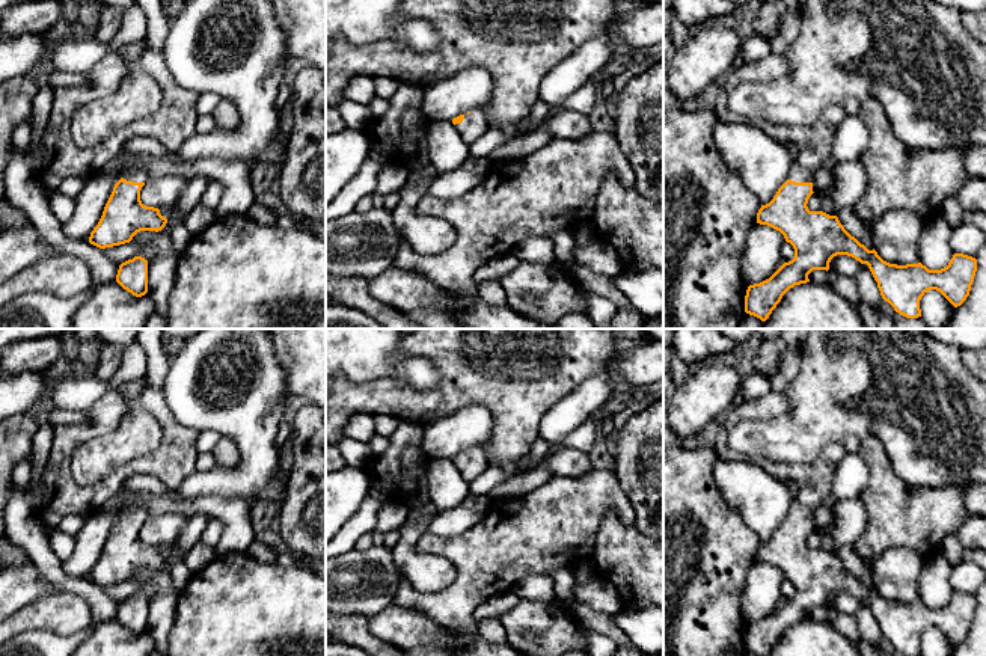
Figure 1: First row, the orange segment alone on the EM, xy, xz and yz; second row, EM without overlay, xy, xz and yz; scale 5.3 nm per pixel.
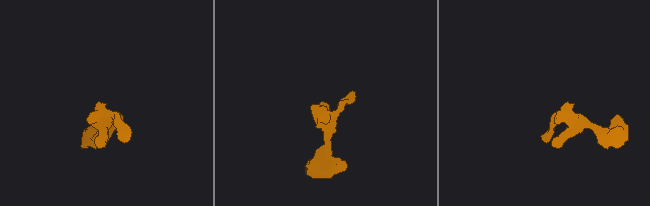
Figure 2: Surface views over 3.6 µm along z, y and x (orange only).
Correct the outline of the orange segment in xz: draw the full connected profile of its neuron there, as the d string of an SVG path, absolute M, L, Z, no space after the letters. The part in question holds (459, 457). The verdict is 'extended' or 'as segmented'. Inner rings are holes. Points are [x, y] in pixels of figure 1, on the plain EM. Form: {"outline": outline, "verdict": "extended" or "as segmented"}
{"outline": "M473 448L452 457L461 477L469 483L487 471L487 458L482 449Z", "verdict": "extended"}

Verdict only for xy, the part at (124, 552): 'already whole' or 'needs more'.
needs more

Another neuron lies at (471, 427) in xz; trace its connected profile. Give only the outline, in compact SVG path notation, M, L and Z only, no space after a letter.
M470 404L425 427L421 451L427 461L452 458L467 449L488 448L493 419L482 404Z

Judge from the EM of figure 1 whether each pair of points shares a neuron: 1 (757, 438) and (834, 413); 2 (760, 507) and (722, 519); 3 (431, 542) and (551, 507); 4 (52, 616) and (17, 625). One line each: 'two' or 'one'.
1: one
2: two
3: one
4: one

